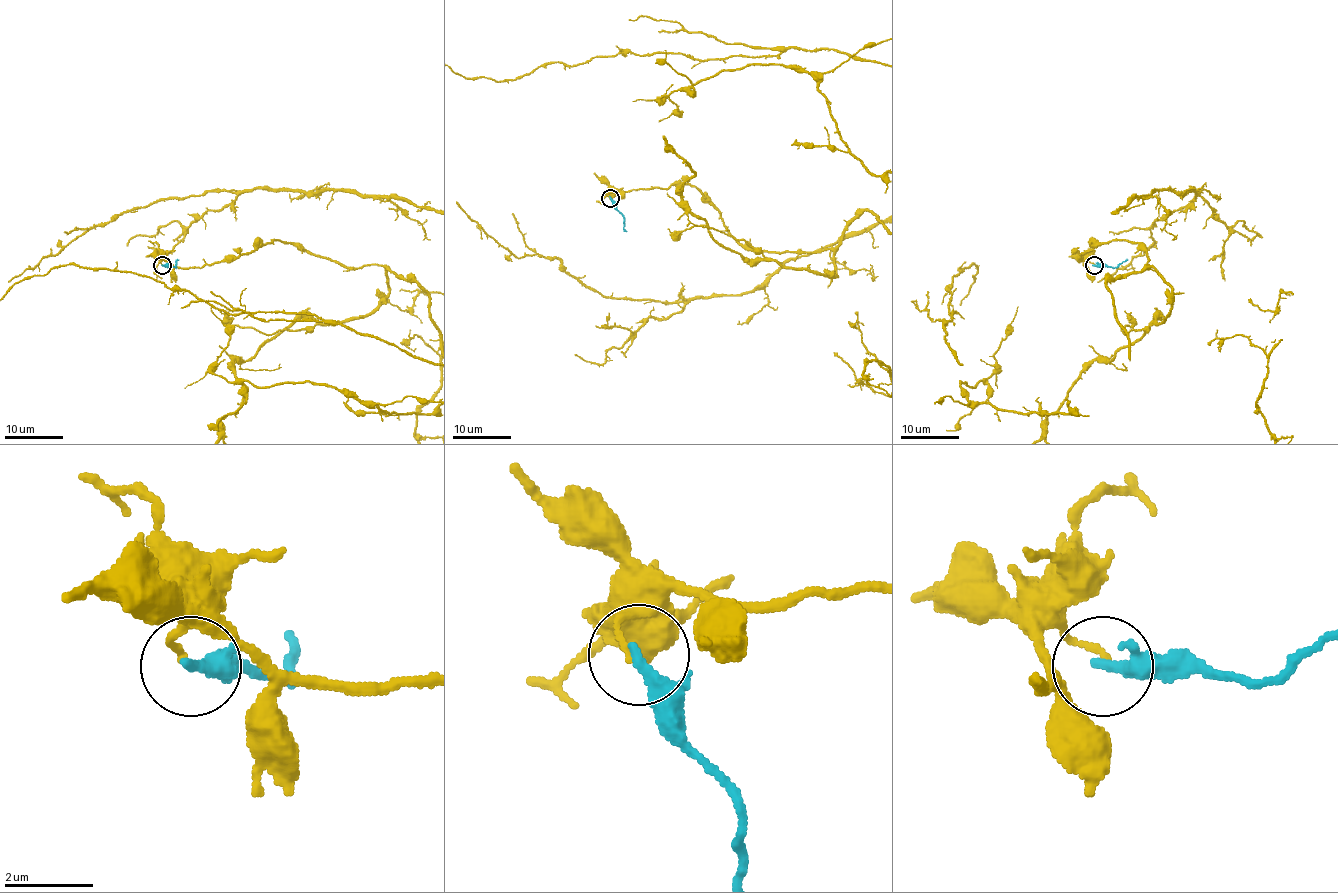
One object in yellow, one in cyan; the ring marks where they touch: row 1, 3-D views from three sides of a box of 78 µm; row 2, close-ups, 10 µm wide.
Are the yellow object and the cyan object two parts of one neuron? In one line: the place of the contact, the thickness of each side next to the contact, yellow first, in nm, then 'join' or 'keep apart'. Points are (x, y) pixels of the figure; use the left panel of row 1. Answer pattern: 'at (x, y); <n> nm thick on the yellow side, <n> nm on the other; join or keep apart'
at (162, 265); 130 nm thick on the yellow side, 200 nm on the other; keep apart

